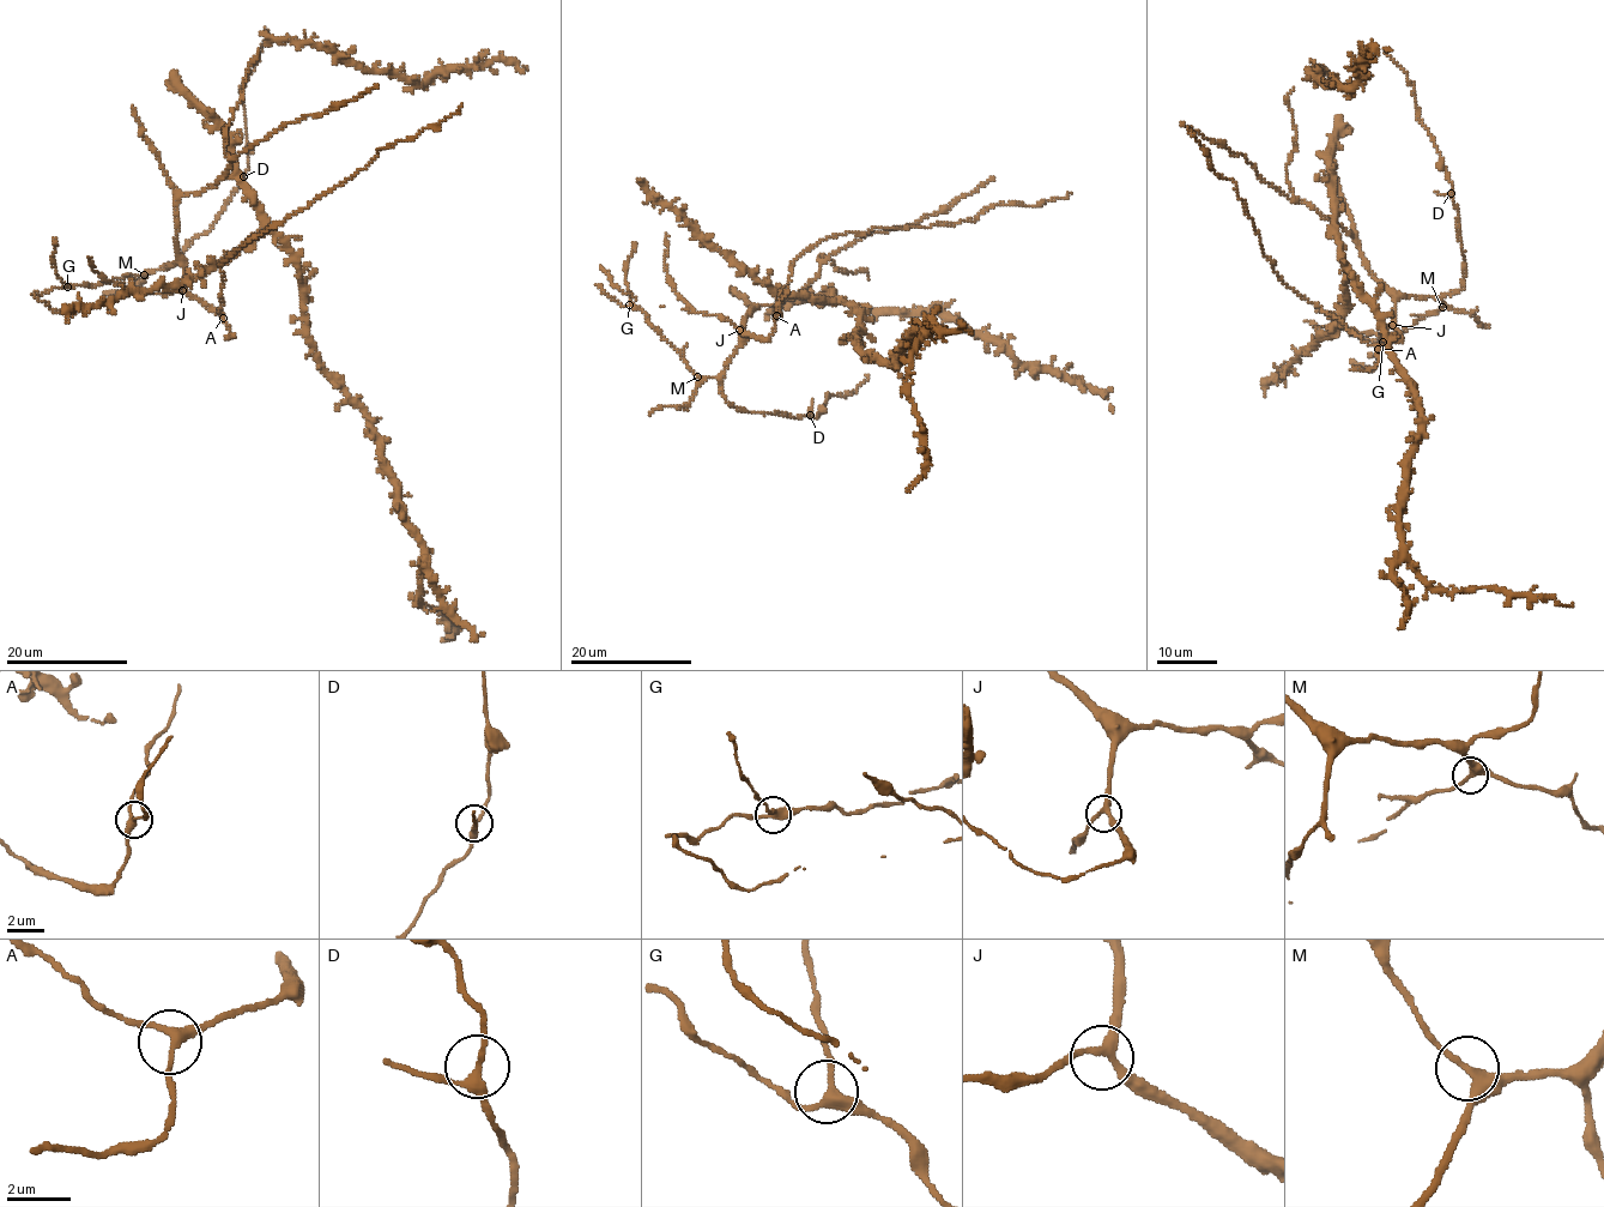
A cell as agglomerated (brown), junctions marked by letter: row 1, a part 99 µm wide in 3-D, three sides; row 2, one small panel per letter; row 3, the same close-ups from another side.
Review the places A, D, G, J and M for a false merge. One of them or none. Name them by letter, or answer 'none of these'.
none of these

